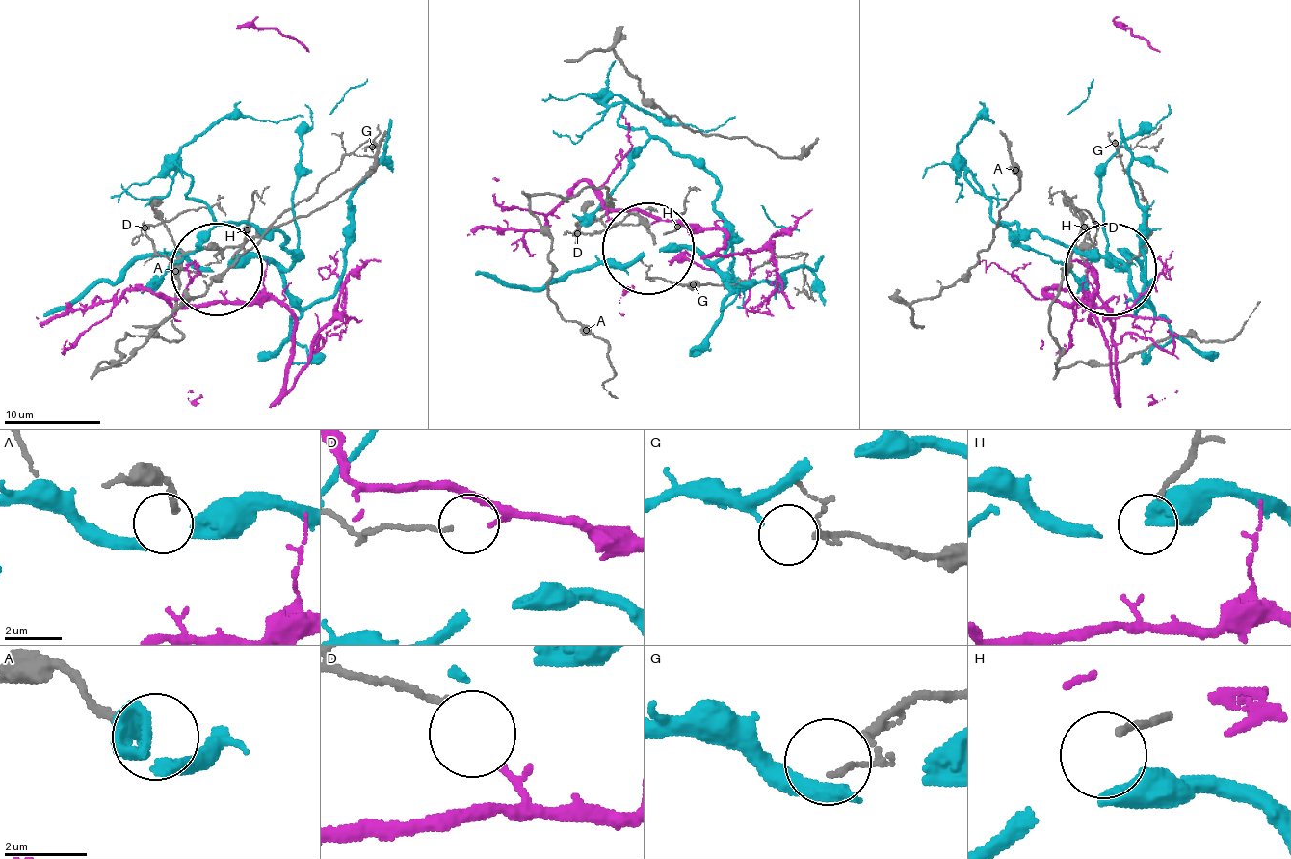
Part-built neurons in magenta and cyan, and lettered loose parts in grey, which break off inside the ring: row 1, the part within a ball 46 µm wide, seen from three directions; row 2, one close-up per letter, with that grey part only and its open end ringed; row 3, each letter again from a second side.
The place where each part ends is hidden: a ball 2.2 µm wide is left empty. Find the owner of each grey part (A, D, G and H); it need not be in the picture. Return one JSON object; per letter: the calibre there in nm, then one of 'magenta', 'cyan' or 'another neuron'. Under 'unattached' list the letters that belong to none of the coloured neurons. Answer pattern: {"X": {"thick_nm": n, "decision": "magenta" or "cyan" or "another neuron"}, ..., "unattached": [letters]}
{"A": {"thick_nm": 220, "decision": "another neuron"}, "D": {"thick_nm": 140, "decision": "magenta"}, "G": {"thick_nm": 180, "decision": "another neuron"}, "H": {"thick_nm": 170, "decision": "another neuron"}, "unattached": ["A", "G", "H"]}

